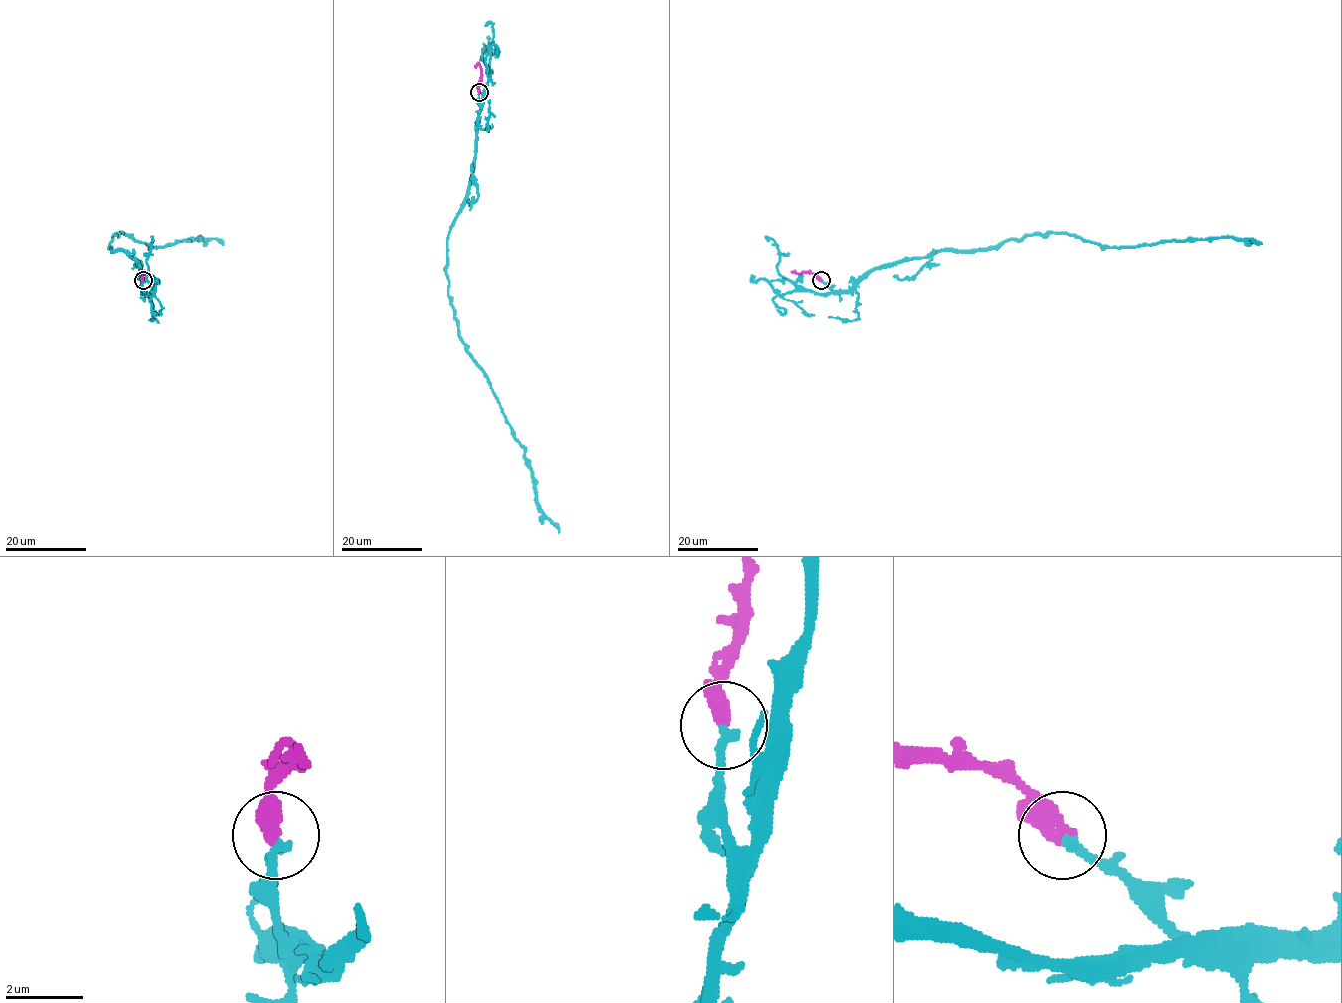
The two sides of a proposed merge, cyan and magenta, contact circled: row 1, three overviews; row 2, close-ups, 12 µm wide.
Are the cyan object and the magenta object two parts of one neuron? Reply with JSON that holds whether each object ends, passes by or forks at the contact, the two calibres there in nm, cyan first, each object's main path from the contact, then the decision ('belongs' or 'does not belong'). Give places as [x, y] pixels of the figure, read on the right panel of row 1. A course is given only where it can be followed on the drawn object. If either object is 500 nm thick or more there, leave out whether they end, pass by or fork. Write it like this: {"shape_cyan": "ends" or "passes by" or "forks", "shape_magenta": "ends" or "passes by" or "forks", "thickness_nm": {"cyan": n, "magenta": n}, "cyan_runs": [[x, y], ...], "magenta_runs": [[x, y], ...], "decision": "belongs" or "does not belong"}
{"shape_cyan": "ends", "shape_magenta": "ends", "thickness_nm": {"cyan": 240, "magenta": 320}, "cyan_runs": [[820, 280], [849, 291], [876, 269], [1051, 233], [1104, 247], [1232, 237], [1262, 244]], "magenta_runs": [[820, 280], [811, 273], [797, 274]], "decision": "belongs"}

